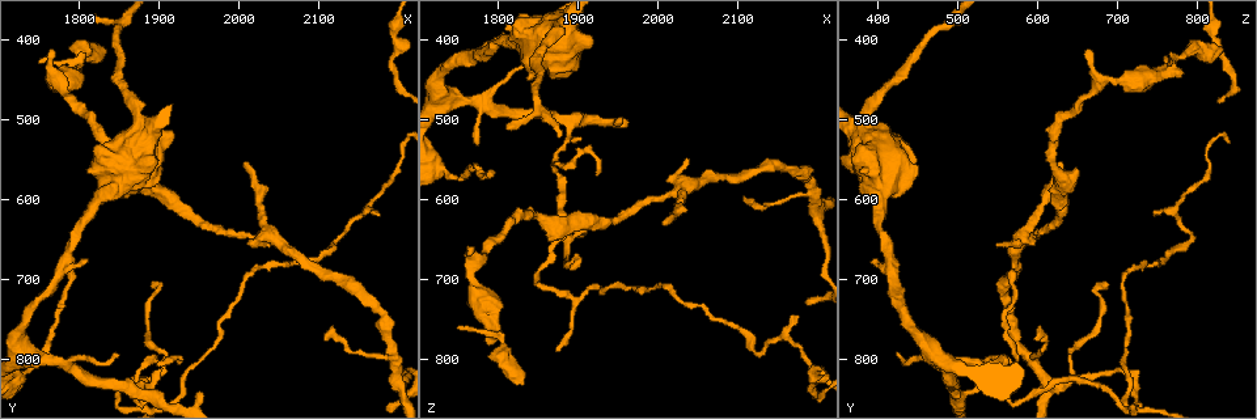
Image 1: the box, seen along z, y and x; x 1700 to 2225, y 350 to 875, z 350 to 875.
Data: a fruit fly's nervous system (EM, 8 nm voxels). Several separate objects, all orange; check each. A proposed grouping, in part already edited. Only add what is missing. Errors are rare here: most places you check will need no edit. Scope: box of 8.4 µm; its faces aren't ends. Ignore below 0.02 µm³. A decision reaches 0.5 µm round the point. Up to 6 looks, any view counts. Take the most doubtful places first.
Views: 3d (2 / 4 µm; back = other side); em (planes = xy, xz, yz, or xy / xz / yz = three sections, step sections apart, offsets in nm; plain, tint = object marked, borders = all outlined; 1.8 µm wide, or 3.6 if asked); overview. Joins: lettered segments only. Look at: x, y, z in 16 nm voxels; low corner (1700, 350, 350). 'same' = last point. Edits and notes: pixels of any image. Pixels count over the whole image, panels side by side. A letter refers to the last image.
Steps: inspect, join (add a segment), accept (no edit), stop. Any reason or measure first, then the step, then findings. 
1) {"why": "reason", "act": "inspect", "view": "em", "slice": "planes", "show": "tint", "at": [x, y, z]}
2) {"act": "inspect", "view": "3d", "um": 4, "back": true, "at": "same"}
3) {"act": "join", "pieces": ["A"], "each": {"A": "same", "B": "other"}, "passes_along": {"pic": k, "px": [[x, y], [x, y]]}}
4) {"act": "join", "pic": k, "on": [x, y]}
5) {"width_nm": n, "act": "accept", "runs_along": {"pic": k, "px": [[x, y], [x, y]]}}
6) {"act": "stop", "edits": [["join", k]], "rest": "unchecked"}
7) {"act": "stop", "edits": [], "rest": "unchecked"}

{"why": "an open end", "act": "inspect", "view": "em", "slice": "xz", "step": 8, "show": "borders", "at": [1830, 415, 830]}

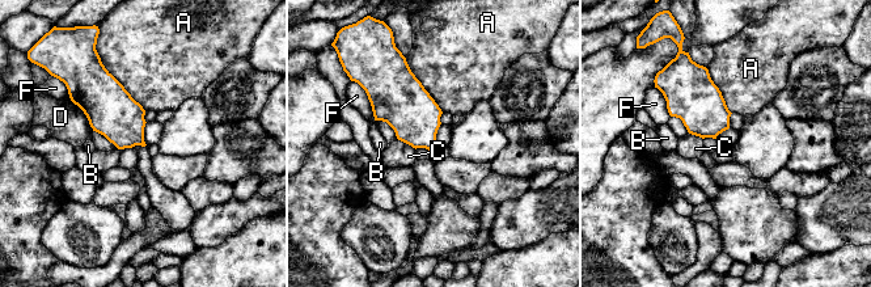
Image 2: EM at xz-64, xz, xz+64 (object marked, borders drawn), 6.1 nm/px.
{"act": "accept", "each": {"A": "other", "B": "other", "C": "other", "D": "other", "F": "other"}, "border": {"pic": 2, "px": [[71, 100], [83, 112], [93, 130]]}, "found": "none of them fits"}

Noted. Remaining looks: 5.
{"why": "tapers out", "act": "inspect", "view": "em", "slice": "xy", "step": 16, "show": "tint", "at": [2010, 555, 625]}

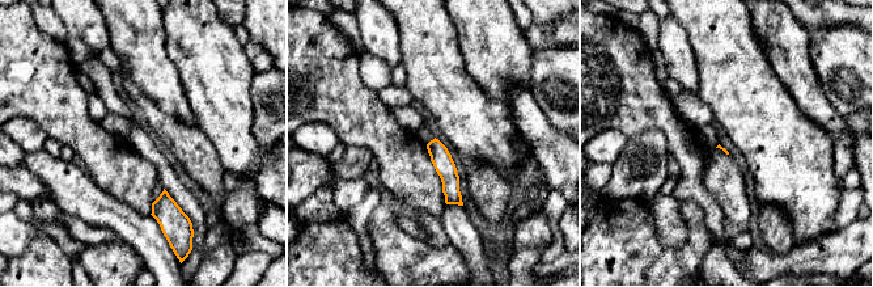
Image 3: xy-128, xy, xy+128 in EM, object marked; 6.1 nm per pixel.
{"act": "inspect", "view": "em", "slice": "planes", "show": "tint", "at": "same"}

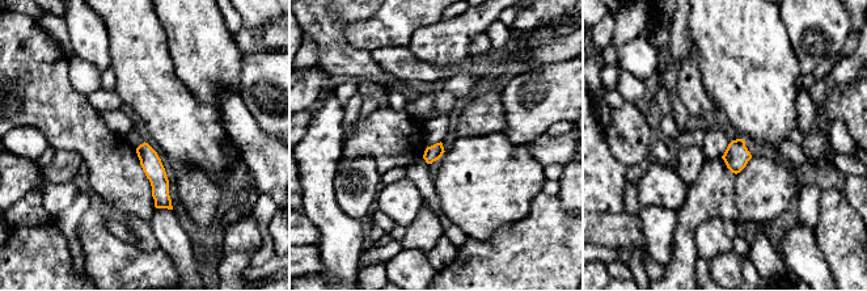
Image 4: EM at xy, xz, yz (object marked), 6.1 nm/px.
{"act": "inspect", "view": "em", "slice": "planes", "show": "borders", "at": "same"}

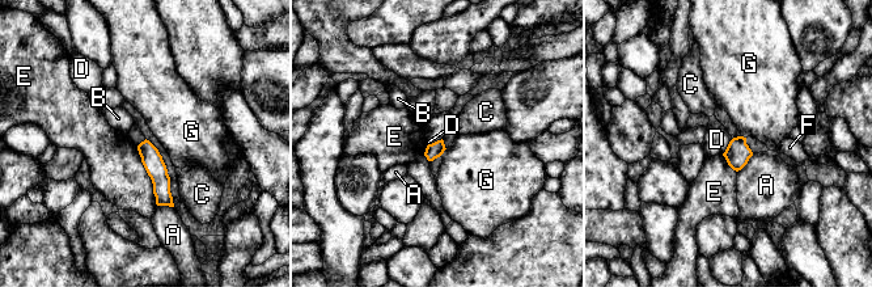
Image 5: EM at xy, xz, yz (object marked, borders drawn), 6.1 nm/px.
{"act": "accept", "each": {"A": "other", "B": "other", "C": "other", "D": "other", "E": "other", "F": "other", "G": "other"}, "found": "none of them fits"}

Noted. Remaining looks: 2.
{"act": "stop", "edits": [], "rest": "unchecked"}

